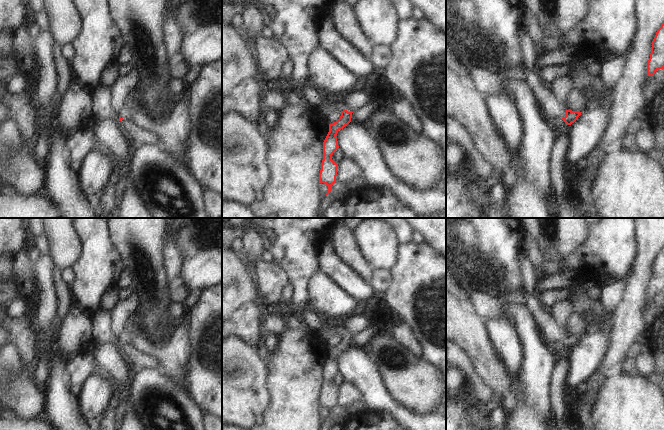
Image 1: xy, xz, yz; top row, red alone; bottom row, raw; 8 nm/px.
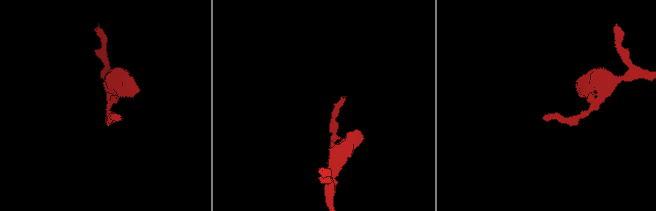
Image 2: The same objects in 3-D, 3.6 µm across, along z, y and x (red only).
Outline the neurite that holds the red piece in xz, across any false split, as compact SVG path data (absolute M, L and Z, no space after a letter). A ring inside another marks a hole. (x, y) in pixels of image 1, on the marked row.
M355 89L347 93L342 101L343 110L340 118L329 124L329 132L323 142L323 160L319 173L319 182L328 186L326 195L331 192L332 185L336 182L338 164L332 160L332 155L339 148L337 132L351 122L352 113L356 109L364 106L377 95L377 92L368 94L363 89Z

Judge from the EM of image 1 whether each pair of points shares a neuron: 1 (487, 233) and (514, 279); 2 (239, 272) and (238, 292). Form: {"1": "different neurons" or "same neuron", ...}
{"1": "same neuron", "2": "same neuron"}

